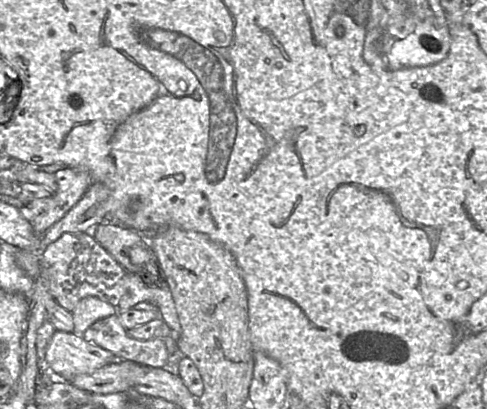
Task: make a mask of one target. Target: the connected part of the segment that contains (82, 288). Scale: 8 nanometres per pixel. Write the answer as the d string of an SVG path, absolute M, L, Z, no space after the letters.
M90 232L64 233L43 247L39 254L45 268L51 295L67 311L73 311L79 301L94 296L115 307L125 292L126 275L122 266L94 239Z

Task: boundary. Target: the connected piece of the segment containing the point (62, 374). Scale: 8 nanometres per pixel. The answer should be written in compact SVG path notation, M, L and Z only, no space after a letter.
M57 330L48 343L45 359L56 376L70 382L77 375L91 373L116 361L112 352L87 342L82 335Z

